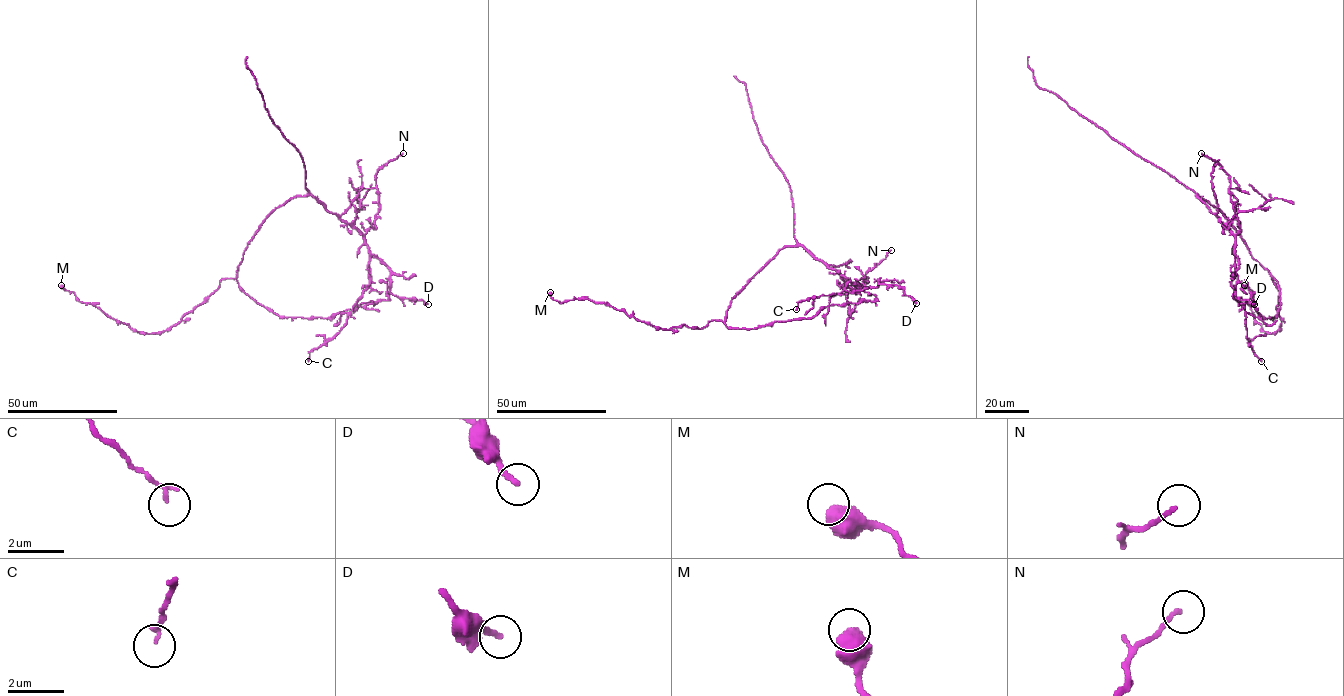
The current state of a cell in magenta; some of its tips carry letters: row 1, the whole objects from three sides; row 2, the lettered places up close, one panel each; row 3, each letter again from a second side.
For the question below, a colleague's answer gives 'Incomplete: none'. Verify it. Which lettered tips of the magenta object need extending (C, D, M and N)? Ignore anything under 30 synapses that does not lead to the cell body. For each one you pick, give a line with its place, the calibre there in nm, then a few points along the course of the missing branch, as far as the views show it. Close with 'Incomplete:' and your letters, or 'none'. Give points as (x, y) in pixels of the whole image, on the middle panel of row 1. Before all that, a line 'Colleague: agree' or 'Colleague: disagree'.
Colleague: agree
Incomplete: none

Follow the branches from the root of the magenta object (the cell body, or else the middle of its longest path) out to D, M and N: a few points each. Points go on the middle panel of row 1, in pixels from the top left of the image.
D: (751, 279), (780, 249), (801, 245), (852, 283), (876, 287), (879, 280), (878, 284), (898, 285), (916, 303)
M: (751, 279), (732, 299), (724, 322), (712, 320), (701, 328), (657, 328), (605, 303), (560, 303), (550, 292)
N: (751, 279), (780, 249), (801, 245), (859, 288), (868, 281), (864, 278), (866, 273), (891, 250)

